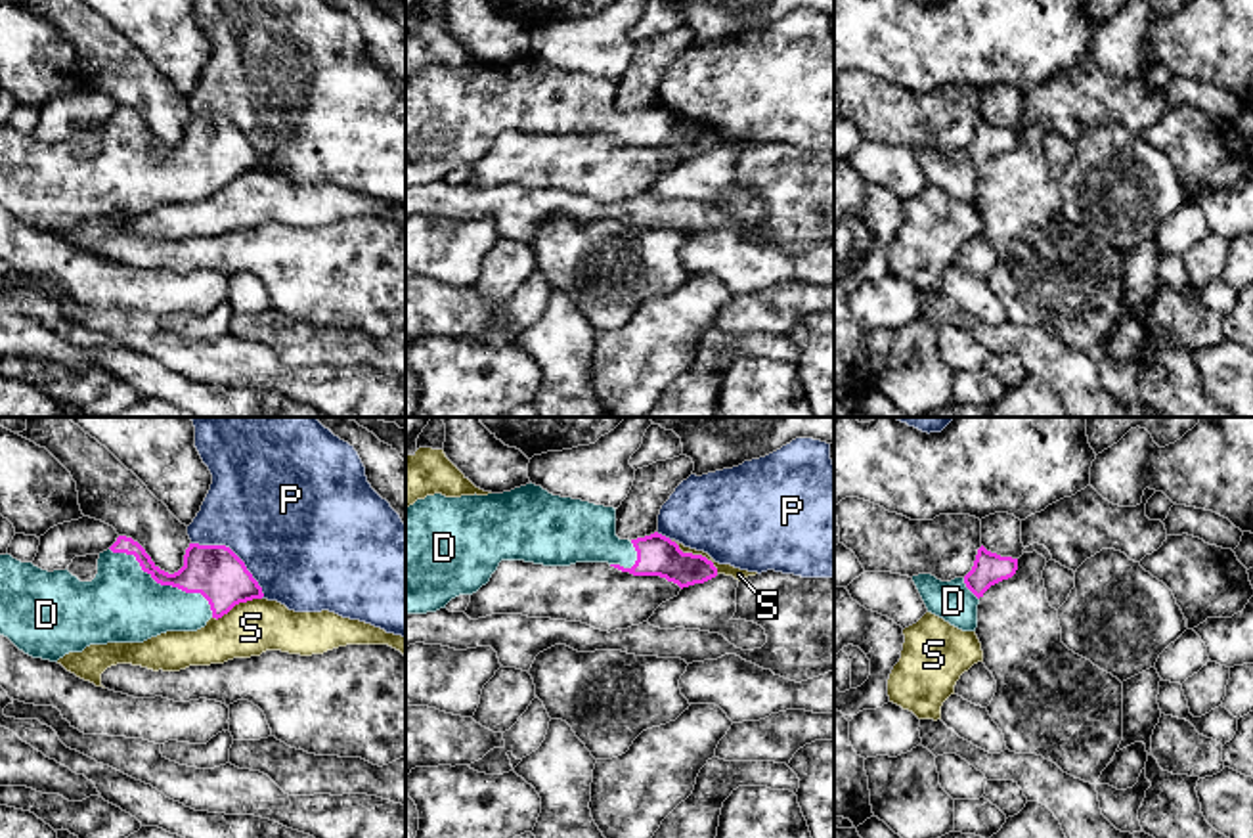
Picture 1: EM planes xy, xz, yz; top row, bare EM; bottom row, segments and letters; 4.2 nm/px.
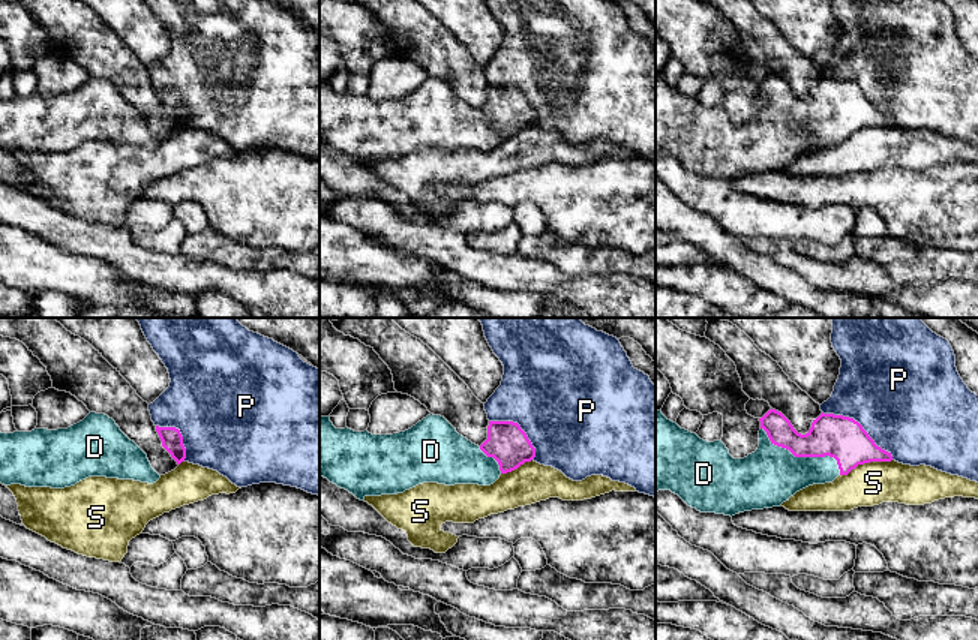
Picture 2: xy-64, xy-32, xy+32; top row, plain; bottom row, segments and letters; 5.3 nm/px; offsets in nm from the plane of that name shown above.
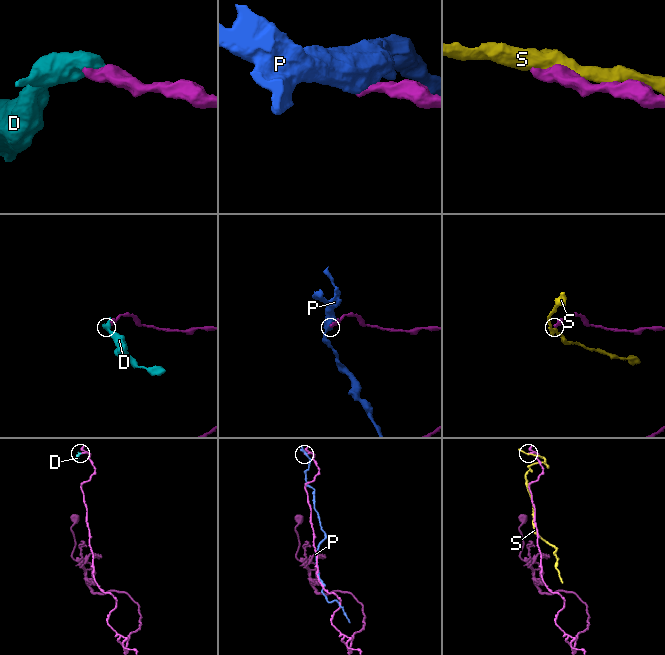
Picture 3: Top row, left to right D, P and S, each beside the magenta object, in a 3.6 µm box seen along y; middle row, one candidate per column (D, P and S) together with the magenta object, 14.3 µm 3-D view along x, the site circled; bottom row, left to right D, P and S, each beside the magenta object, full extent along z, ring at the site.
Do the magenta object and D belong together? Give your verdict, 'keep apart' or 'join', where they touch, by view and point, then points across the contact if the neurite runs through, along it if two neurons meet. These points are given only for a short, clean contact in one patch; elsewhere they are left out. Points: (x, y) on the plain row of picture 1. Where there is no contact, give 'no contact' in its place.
join; meets magenta in xy at (165, 155)

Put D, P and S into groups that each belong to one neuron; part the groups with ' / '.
D / P / S

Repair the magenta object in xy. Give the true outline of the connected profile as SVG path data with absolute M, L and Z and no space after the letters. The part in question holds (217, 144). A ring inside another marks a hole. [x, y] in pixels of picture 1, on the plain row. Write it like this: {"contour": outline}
{"contour": "M119 107L99 124L92 153L80 153L67 140L48 143L8 124L0 126L0 207L25 226L50 233L90 216L143 214L166 203L197 203L235 176L262 168L245 134L226 117L189 115L184 138L168 145L138 113Z"}

